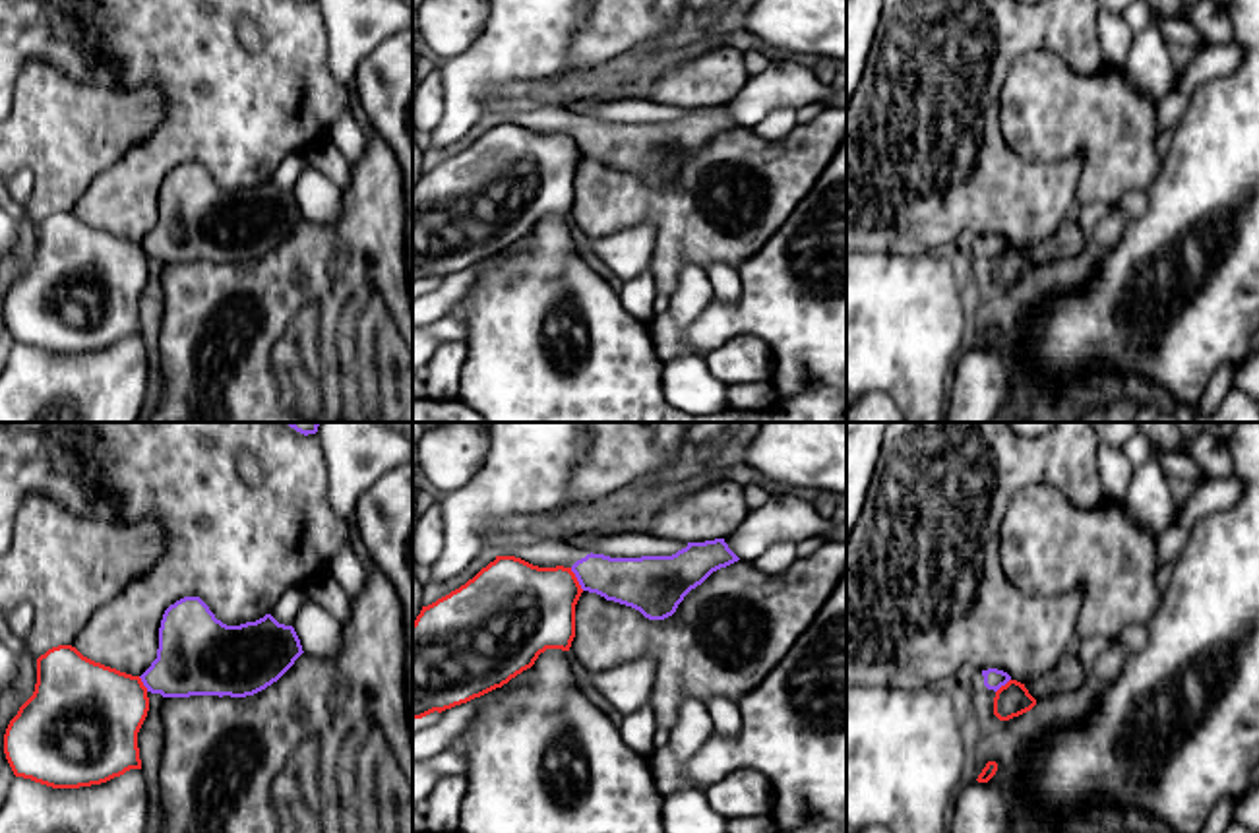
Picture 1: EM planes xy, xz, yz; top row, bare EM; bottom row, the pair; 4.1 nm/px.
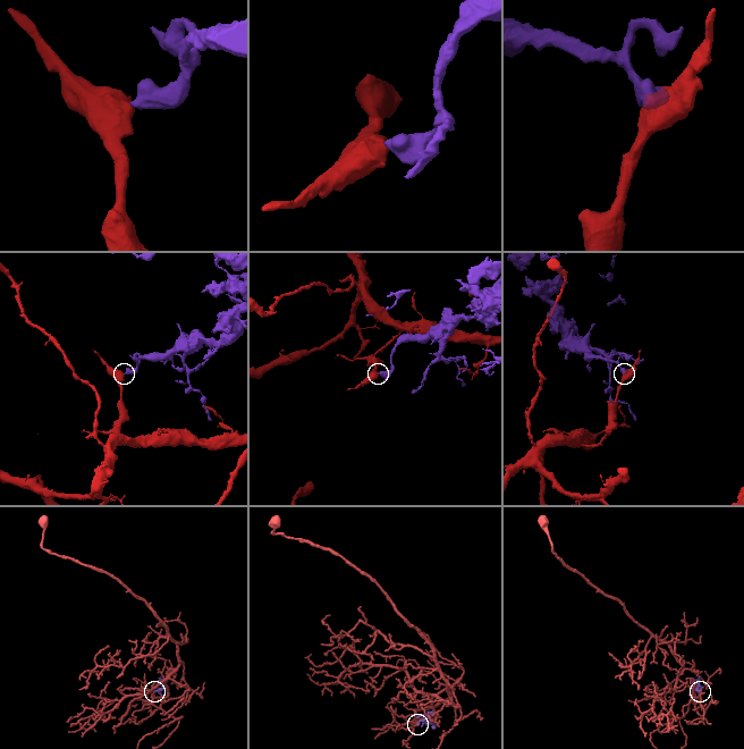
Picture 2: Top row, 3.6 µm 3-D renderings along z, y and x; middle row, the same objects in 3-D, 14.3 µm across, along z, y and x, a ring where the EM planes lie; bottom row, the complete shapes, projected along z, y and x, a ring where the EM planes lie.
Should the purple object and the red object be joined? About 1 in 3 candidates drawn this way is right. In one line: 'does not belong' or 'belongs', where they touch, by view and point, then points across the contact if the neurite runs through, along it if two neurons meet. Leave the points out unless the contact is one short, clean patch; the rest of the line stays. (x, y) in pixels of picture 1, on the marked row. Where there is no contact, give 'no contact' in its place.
does not belong; meets purple in xz at (578, 580); border along xz (570, 568), (583, 589)

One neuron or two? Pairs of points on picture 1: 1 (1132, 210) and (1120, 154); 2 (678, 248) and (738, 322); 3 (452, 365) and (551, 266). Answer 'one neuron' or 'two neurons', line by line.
1: two neurons
2: two neurons
3: two neurons

